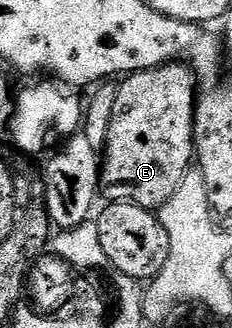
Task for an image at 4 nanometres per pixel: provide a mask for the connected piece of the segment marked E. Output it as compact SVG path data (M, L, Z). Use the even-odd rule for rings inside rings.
M170 62L156 69L140 70L127 75L118 86L116 105L112 108L112 124L108 128L108 140L104 157L100 162L100 194L107 203L130 202L146 210L157 211L184 180L195 161L194 152L194 104L196 79L189 65Z

